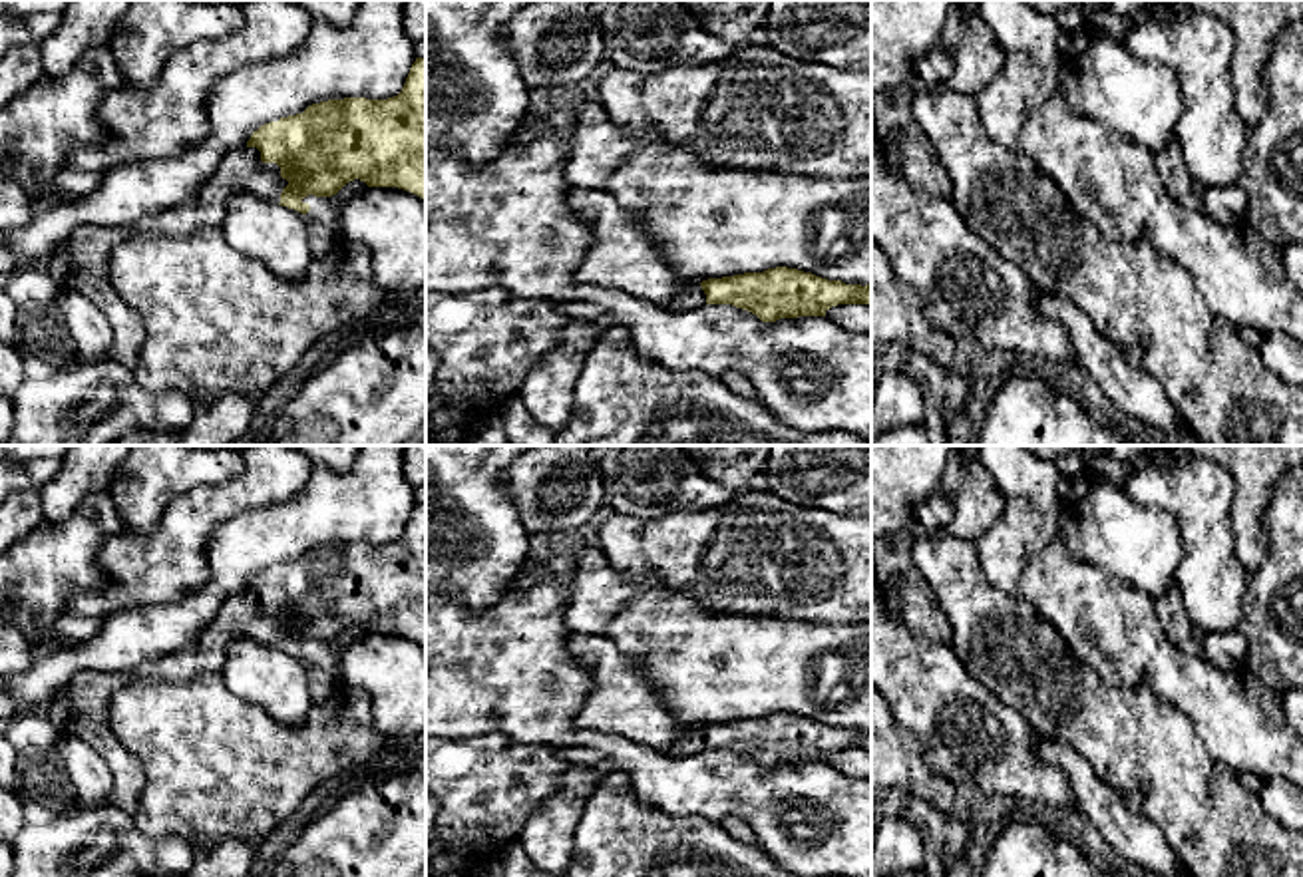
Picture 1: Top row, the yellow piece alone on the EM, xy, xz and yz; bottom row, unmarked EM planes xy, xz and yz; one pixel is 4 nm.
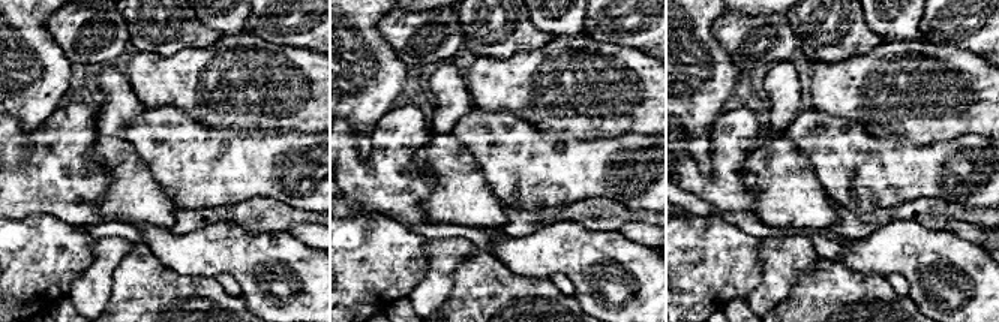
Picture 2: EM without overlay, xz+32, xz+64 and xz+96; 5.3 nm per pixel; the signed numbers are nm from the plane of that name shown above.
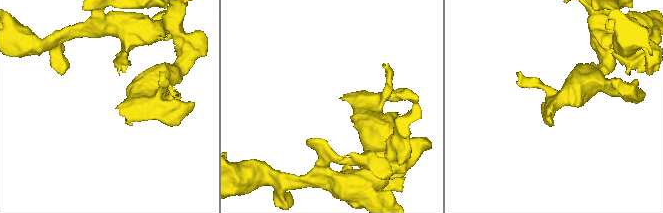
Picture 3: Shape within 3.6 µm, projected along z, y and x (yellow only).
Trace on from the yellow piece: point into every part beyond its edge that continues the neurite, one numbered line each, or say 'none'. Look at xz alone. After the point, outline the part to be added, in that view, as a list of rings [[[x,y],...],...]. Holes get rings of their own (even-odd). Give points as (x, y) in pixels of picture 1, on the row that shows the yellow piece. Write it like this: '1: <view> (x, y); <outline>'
1: xz (691, 297); [[[700,282],[690,284],[688,288],[678,290],[672,300],[666,304],[670,310],[688,310],[706,304],[706,294]]]

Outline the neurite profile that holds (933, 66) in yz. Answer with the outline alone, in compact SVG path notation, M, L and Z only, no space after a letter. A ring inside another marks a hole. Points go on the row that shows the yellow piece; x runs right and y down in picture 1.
M937 42L927 54L909 62L919 84L947 84L951 74L951 58Z

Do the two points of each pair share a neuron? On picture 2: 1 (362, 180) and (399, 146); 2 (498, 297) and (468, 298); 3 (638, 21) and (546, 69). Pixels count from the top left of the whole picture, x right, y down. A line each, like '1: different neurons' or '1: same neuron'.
1: same neuron
2: same neuron
3: different neurons

